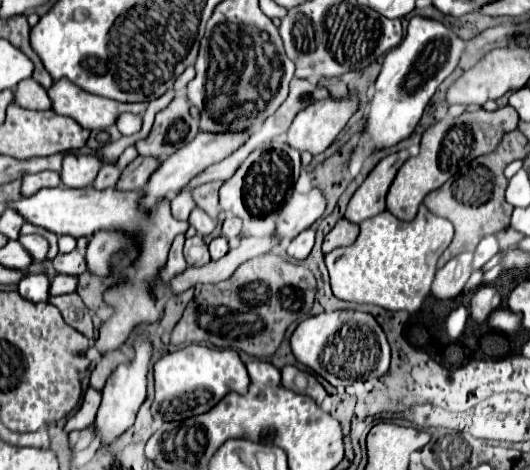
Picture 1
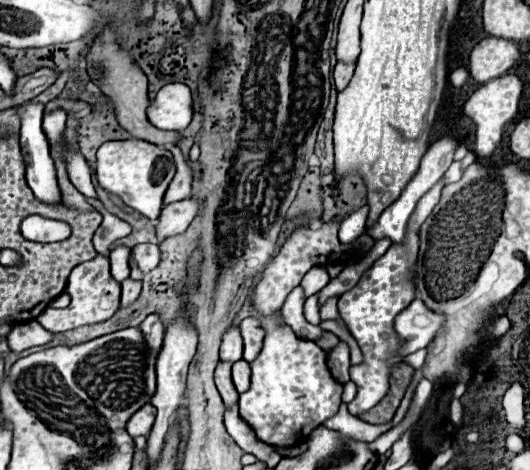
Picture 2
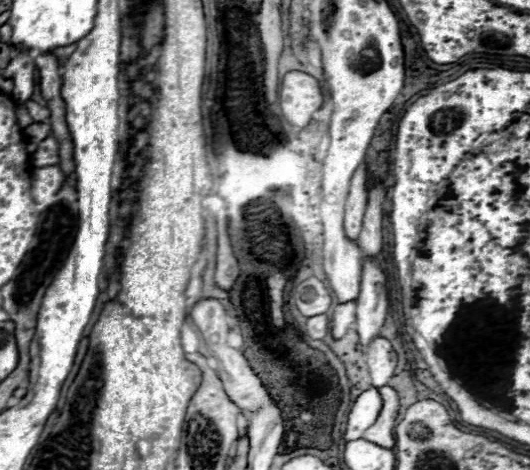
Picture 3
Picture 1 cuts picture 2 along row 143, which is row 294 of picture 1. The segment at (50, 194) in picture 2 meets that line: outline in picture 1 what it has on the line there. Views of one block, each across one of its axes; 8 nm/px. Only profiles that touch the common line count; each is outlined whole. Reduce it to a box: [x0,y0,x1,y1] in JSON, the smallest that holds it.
[18,274,50,302]

